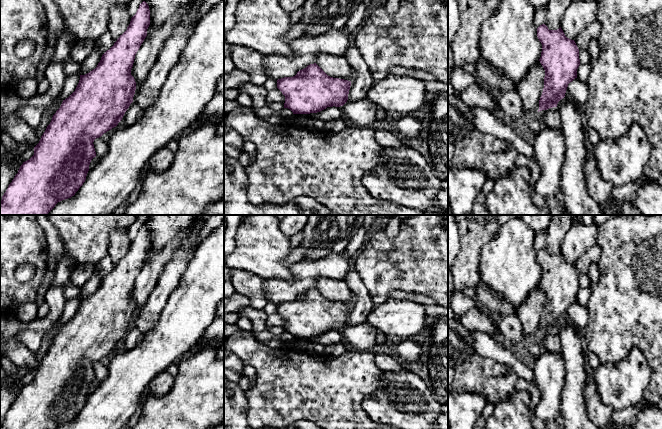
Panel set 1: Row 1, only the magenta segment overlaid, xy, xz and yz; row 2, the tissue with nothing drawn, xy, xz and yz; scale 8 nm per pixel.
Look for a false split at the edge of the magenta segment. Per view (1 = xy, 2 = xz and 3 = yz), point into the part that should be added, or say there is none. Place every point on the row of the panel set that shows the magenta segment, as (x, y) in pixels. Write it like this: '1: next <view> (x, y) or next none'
1: next none
2: next none
3: next none

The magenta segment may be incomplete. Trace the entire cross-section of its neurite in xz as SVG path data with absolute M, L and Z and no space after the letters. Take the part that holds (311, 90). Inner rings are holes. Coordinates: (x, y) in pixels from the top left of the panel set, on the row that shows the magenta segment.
M316 63L308 65L297 72L293 77L284 77L277 80L277 88L285 96L284 108L290 109L293 114L310 114L320 112L327 107L343 106L348 100L351 81L328 76Z

